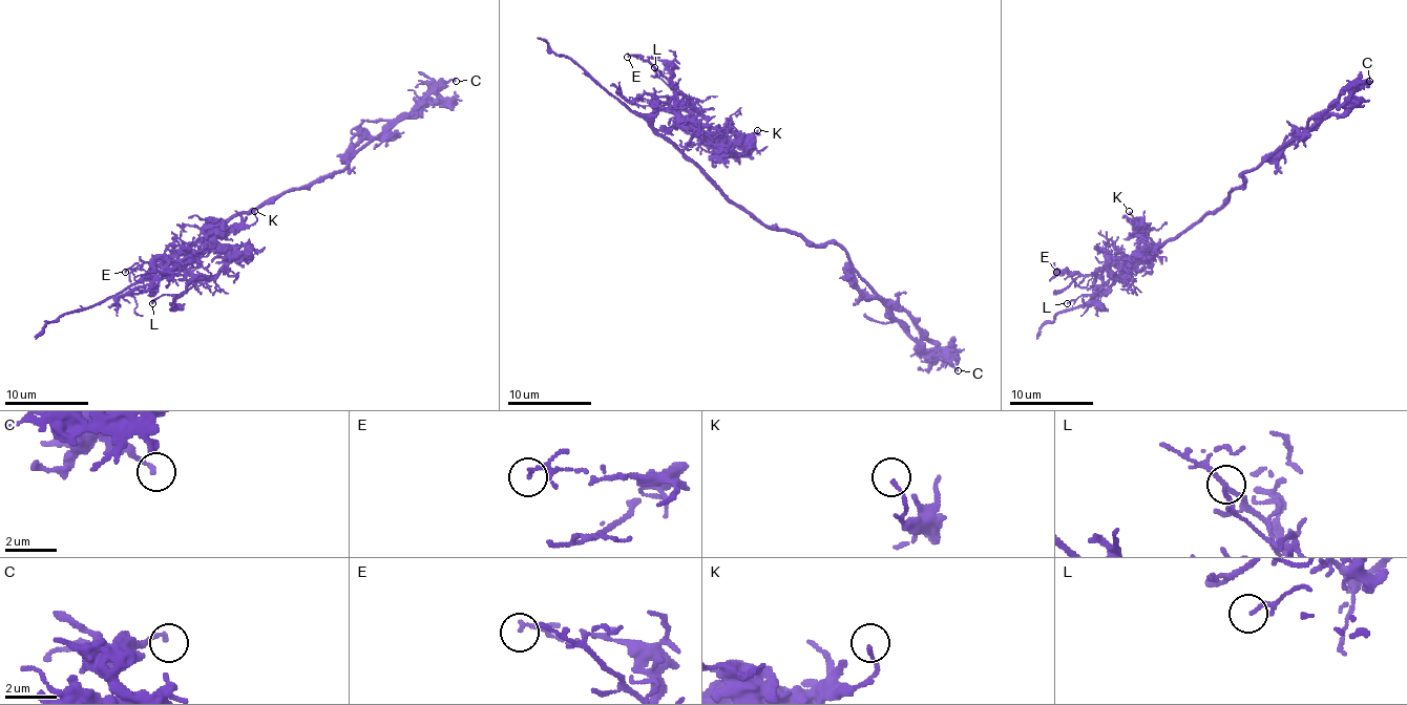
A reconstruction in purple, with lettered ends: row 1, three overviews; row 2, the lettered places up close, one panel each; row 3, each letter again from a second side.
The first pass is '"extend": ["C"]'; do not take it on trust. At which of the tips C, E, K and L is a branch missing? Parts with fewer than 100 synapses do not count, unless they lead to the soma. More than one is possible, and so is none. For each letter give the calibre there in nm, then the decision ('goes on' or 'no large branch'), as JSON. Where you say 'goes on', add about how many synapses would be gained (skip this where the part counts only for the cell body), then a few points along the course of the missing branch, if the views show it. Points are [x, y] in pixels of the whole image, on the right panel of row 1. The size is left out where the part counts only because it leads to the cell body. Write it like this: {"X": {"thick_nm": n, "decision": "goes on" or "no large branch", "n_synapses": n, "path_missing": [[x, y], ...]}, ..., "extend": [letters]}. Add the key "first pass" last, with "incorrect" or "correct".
{"C": {"thick_nm": 170, "decision": "no large branch"}, "E": {"thick_nm": 90, "decision": "no large branch"}, "K": {"thick_nm": 110, "decision": "no large branch"}, "L": {"thick_nm": 110, "decision": "no large branch"}, "extend": [], "first pass": "incorrect"}

